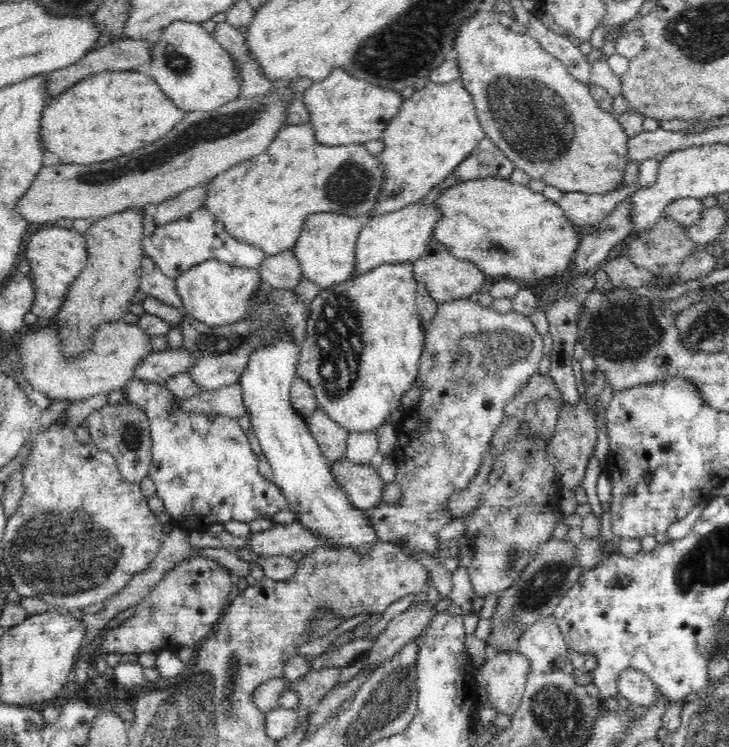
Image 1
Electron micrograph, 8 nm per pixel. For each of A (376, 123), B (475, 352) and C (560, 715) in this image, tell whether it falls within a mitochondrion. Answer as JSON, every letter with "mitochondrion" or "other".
{"A":"other","B":"mitochondrion","C":"mitochondrion"}

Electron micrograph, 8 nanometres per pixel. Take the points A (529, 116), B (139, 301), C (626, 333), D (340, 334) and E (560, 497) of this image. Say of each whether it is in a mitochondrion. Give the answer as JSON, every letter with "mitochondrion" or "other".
{"A":"mitochondrion","B":"other","C":"mitochondrion","D":"mitochondrion","E":"other"}

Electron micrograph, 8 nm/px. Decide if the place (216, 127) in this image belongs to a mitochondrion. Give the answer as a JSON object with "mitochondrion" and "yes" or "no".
{"mitochondrion":"yes"}

